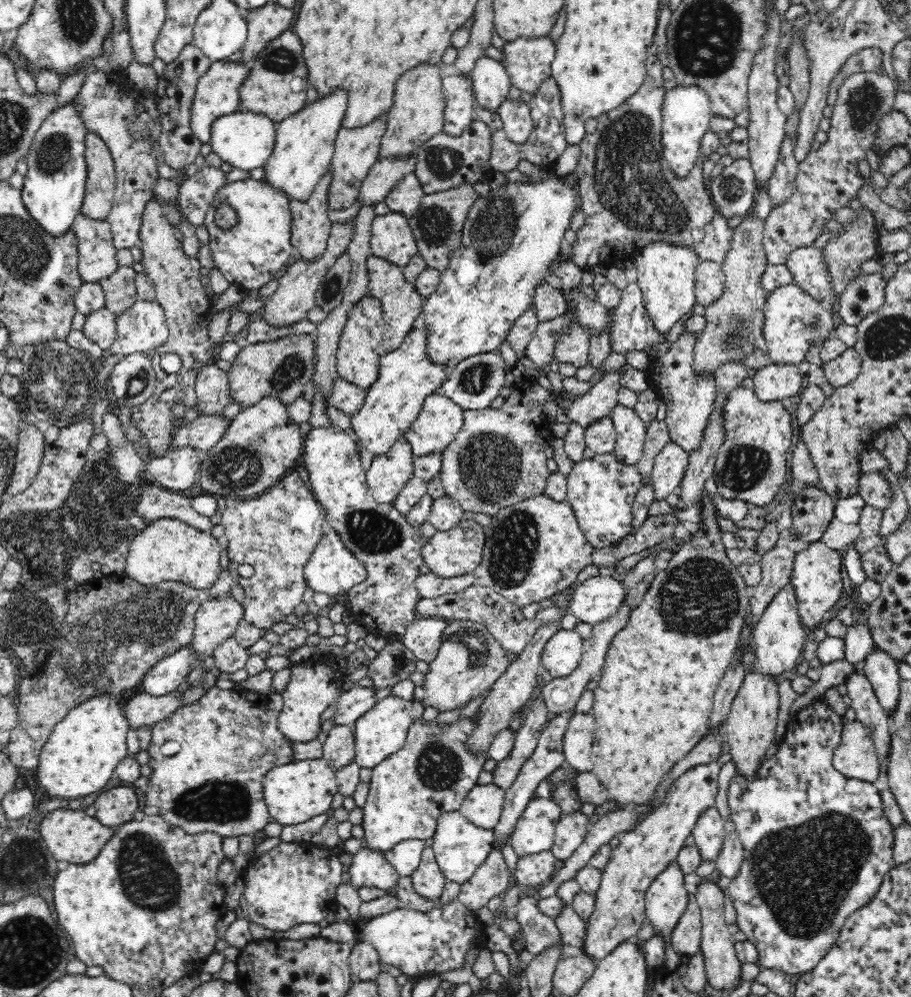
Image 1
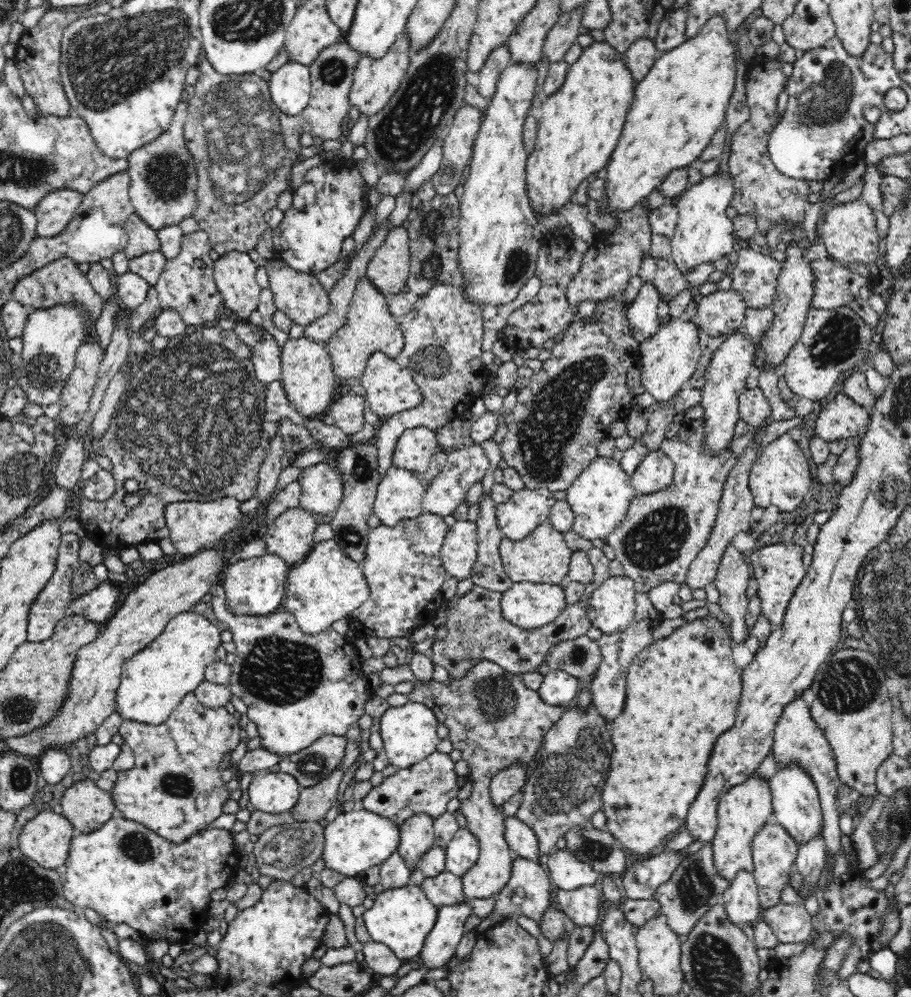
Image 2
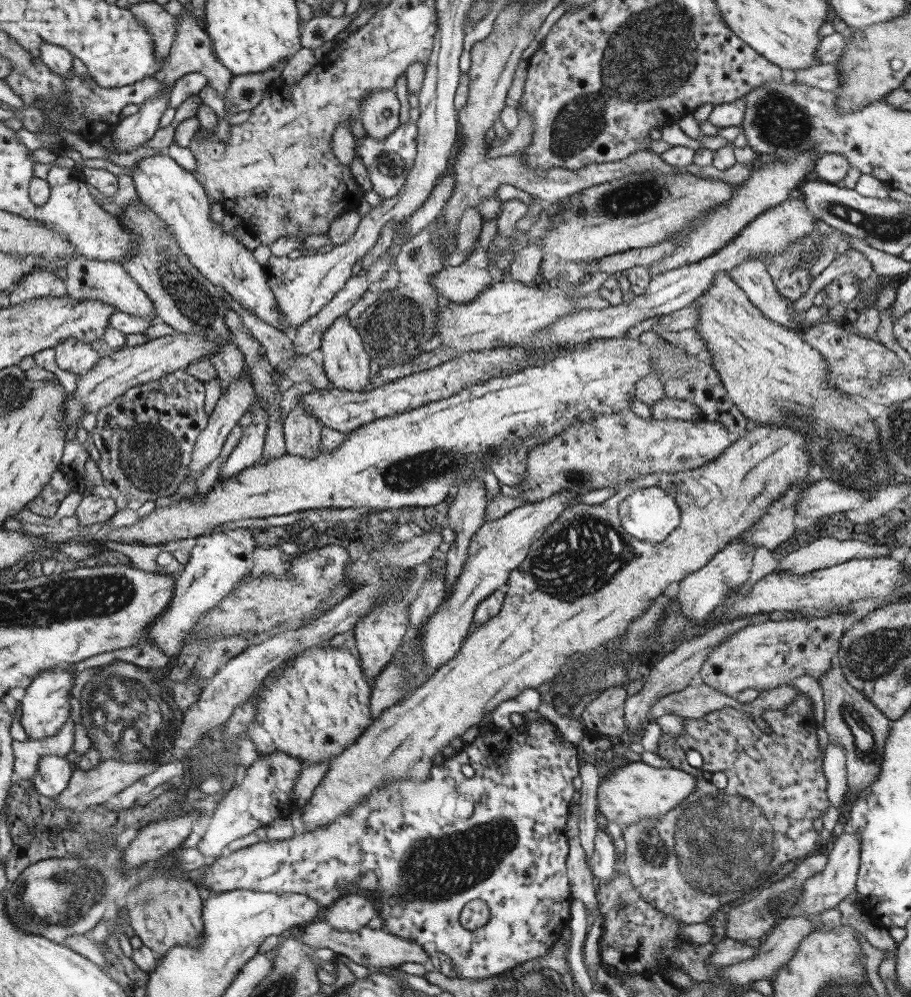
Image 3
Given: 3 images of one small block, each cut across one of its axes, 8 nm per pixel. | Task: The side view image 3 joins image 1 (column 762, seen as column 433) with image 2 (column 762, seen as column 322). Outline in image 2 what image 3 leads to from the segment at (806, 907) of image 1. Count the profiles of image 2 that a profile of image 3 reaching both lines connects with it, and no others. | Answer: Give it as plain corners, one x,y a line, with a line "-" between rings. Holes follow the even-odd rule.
771,819
760,832
755,834
752,843
753,875
759,890
759,901
762,907
776,906
781,902
780,892
794,885
793,864
799,851
798,843
779,823

